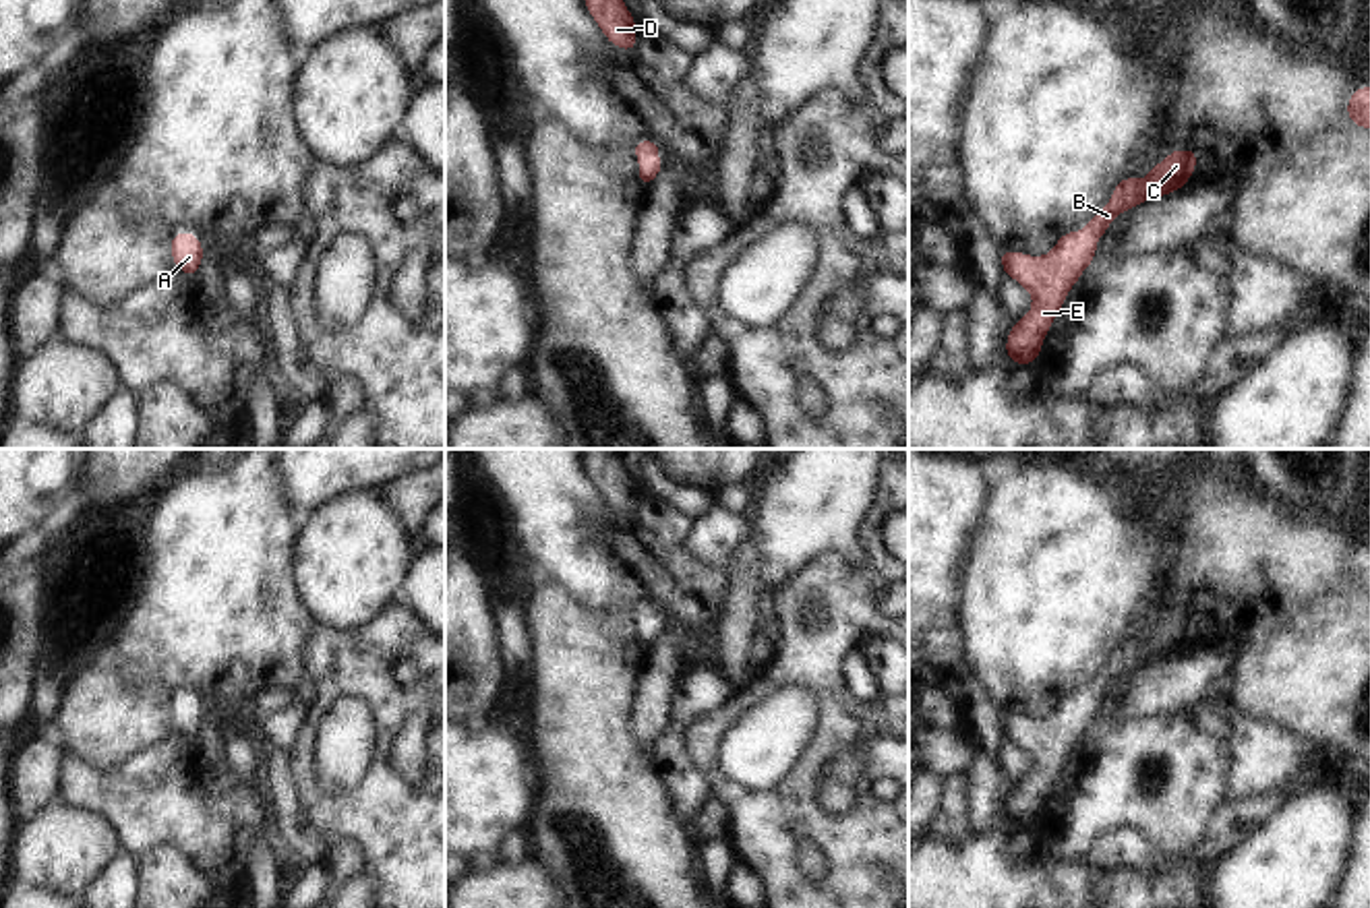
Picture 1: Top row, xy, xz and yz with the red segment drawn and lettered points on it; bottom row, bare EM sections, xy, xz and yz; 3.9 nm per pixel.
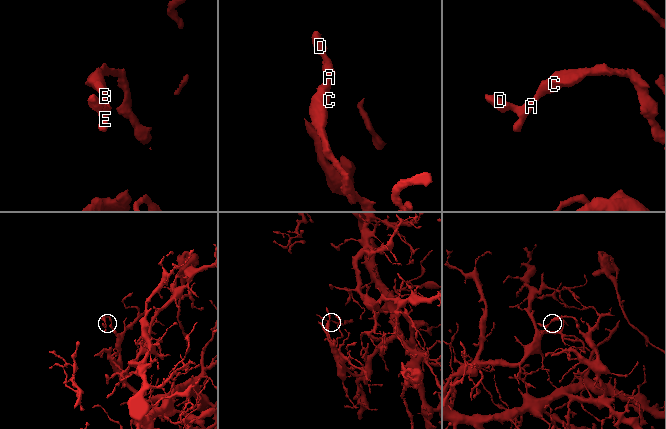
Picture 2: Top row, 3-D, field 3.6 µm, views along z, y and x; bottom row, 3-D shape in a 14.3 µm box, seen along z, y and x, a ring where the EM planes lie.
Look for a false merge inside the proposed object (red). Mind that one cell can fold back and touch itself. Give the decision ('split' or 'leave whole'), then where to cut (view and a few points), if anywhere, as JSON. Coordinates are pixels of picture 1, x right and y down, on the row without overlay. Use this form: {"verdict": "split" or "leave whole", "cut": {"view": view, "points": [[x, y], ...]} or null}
{"verdict": "leave whole", "cut": null}

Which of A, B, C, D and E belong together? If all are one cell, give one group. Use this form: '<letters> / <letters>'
A B C D E

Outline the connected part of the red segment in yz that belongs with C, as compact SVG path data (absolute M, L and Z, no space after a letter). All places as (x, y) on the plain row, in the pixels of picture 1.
M1180 612L1169 614L1161 627L1151 631L1144 643L1120 641L1101 676L1080 695L1066 695L1045 720L1004 712L1000 724L1006 740L1014 740L1035 763L1029 778L1012 788L1006 803L1006 817L1012 827L1037 825L1055 778L1082 734L1093 726L1097 703L1109 687L1138 666L1182 654L1196 627L1196 612Z

